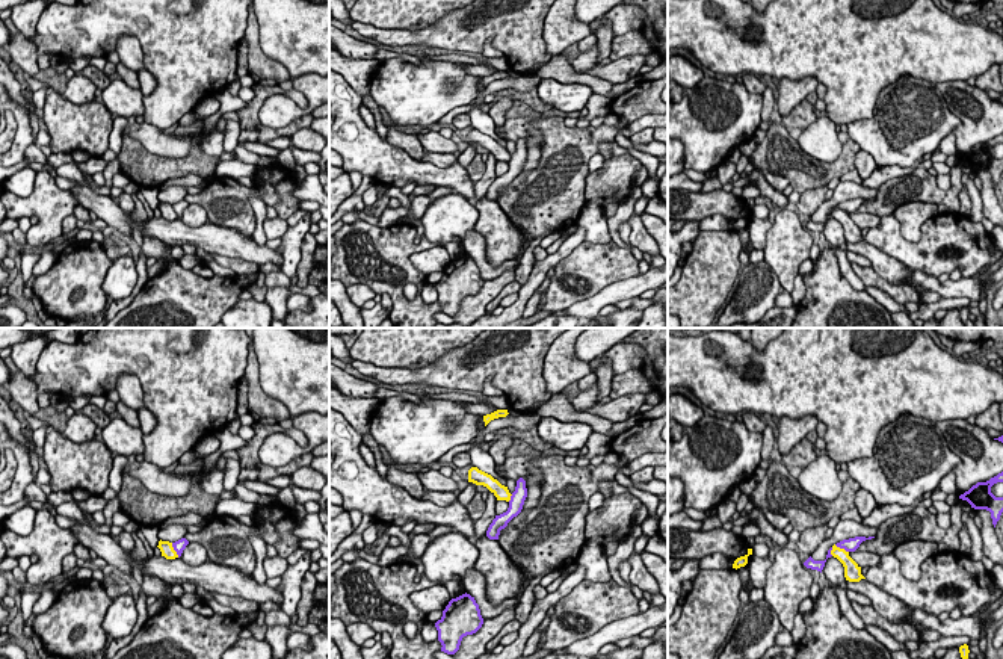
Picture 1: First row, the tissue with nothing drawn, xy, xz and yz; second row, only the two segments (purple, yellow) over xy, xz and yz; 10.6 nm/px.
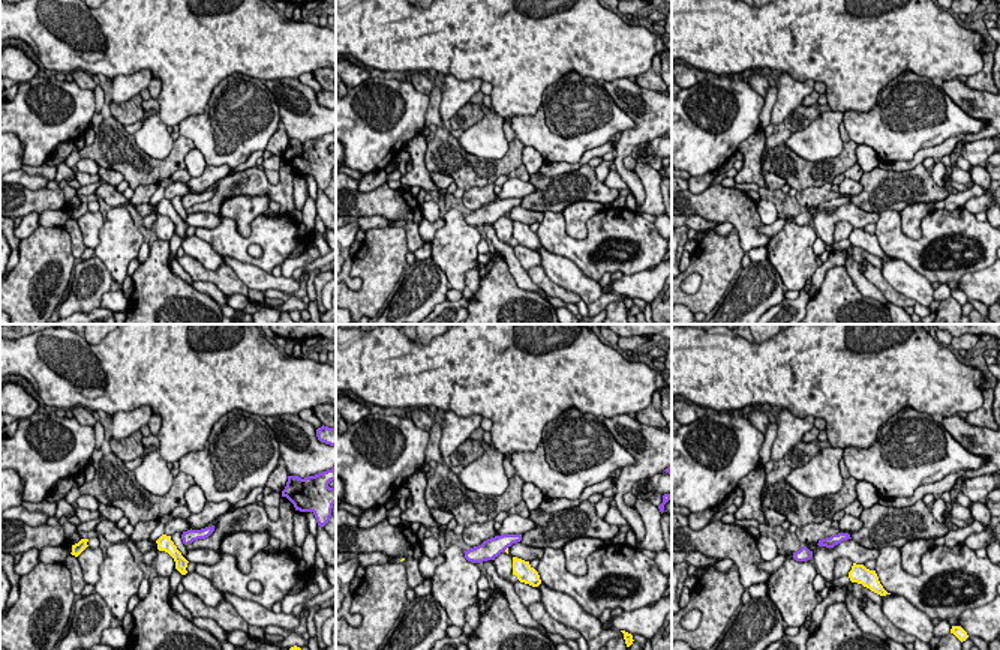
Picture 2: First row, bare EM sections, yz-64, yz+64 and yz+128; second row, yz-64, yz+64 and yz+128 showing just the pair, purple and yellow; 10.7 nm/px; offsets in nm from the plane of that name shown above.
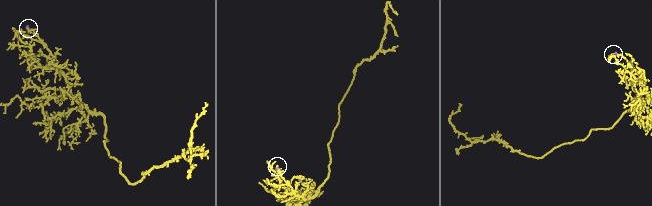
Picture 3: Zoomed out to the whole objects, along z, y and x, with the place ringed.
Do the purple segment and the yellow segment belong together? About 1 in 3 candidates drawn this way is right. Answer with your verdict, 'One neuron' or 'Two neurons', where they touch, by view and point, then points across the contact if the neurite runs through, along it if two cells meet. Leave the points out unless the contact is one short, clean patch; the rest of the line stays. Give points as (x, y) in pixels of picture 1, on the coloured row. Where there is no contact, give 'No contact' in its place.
Two neurons. Touches purple at xy (174, 549). Boundary: xy (171, 543), (178, 556)

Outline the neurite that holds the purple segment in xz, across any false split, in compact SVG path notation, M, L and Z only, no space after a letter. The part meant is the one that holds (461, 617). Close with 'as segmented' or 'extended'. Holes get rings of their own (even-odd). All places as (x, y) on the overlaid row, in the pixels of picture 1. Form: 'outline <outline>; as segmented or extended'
outline M470 594L452 599L443 617L435 623L441 651L455 654L467 635L476 633L483 624L479 605Z; as segmented

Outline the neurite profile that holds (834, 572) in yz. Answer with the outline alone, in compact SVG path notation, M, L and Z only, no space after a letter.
M831 556L826 559L825 567L822 570L822 574L828 579L829 583L832 585L840 585L841 582L846 580L844 577L844 567L843 564Z

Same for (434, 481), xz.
M431 469L426 473L420 473L418 470L412 472L423 487L429 491L450 491L459 490L459 484L456 484L452 478L441 475L438 470Z

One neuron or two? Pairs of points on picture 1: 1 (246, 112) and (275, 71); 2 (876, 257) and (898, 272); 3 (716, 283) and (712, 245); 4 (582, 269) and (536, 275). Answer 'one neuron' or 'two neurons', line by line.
1: two neurons
2: one neuron
3: one neuron
4: two neurons

